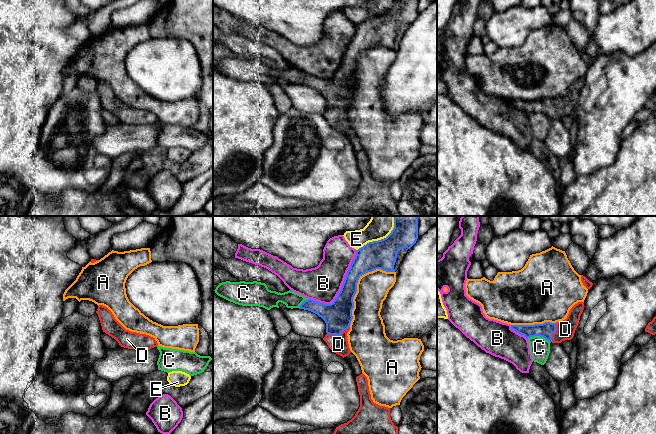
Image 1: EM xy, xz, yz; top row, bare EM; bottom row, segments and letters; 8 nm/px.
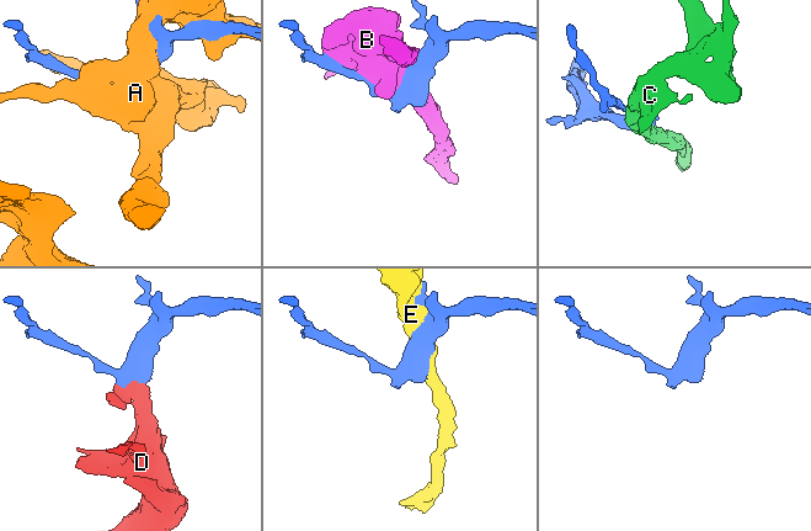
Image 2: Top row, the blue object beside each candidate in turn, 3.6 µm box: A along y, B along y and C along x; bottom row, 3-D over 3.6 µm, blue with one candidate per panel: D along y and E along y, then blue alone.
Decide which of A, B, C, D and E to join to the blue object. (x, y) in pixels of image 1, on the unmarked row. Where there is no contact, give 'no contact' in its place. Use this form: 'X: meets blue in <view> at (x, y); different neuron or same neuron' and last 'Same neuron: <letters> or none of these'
A: meets blue in xz at (356, 61); different neuron
B: meets blue in xz at (341, 64); different neuron
C: meets blue in yz at (539, 111); different neuron
D: meets blue in xz at (338, 111); same neuron
E: meets blue in xz at (378, 16); different neuron
Same neuron: D

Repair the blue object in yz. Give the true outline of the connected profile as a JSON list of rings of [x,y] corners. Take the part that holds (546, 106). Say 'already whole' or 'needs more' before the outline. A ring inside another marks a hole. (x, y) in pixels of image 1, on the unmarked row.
needs more | [[[578,78],[569,87],[567,94],[556,99],[545,98],[534,101],[511,101],[511,105],[524,111],[527,115],[540,112],[550,119],[561,119],[571,116],[578,102],[580,92],[584,85],[584,78]]]

